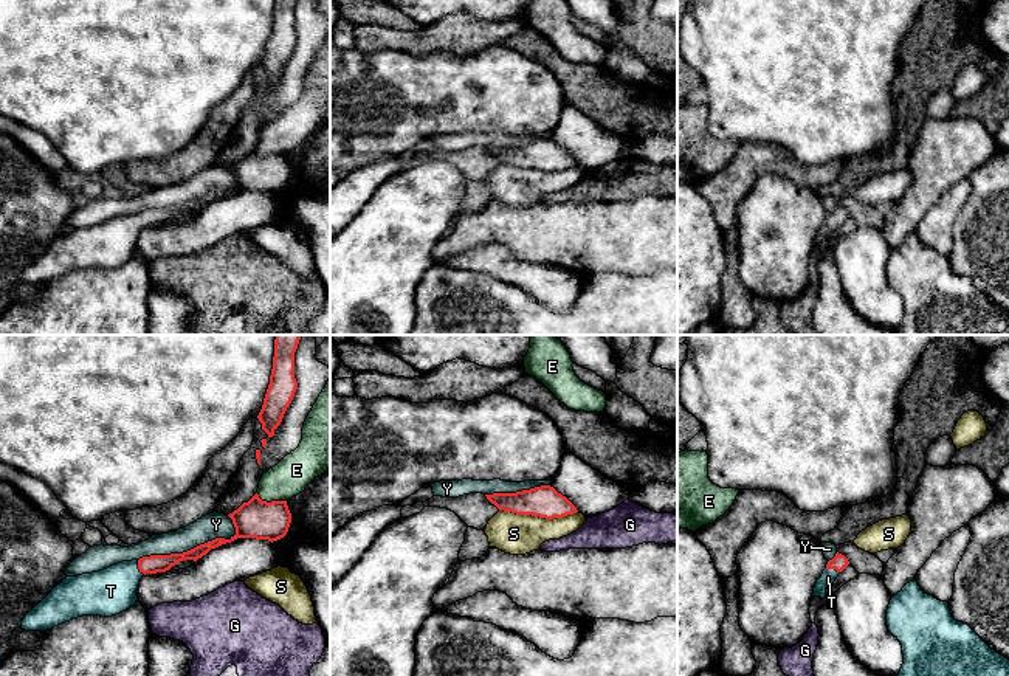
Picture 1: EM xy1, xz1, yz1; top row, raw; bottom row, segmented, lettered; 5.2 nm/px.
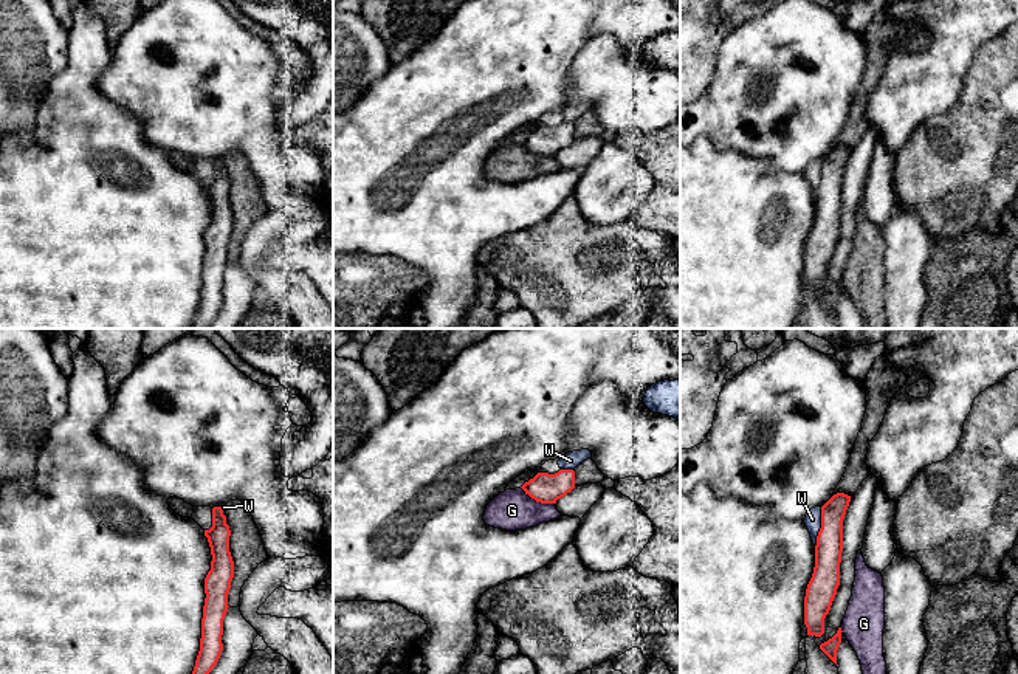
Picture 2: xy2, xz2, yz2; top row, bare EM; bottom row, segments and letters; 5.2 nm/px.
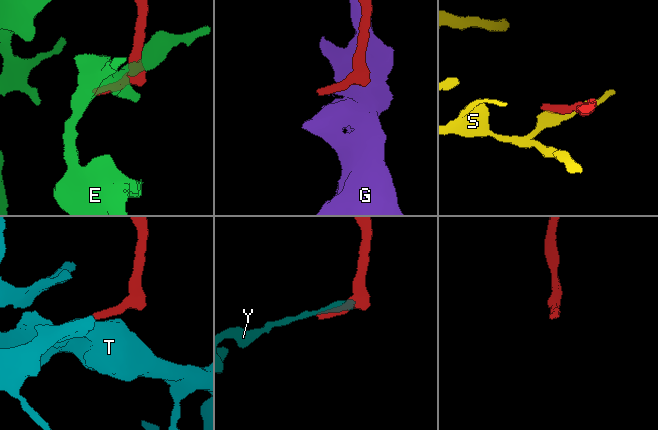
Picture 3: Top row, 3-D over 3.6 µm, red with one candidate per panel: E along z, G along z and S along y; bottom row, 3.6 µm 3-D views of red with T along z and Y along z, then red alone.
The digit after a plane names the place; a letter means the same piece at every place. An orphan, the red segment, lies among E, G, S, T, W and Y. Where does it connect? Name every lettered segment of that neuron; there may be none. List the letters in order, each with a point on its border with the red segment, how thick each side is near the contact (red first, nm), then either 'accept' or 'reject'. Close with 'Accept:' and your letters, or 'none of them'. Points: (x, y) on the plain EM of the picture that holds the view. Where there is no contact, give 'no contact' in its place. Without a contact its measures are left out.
E: xy1 (272, 154) | 200/190 nm | reject
G: xz2 (538, 154) | 160/220 nm | reject
S: xz1 (538, 168) | 170/220 nm | reject
T: xy1 (138, 220) | 100/240 nm | accept
W: yz2 (821, 180) | 140/90 nm | reject
Y: xy1 (191, 202) | 100/130 nm | reject
Accept: T

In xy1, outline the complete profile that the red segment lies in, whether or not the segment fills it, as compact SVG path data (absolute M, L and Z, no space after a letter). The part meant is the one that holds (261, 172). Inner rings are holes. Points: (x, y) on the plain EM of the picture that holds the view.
M257 146L228 169L236 180L229 192L215 191L183 206L143 209L64 231L23 270L22 282L46 284L82 268L116 268L136 256L136 242L146 226L166 225L183 212L197 214L211 202L237 191L277 194L287 188L291 175L287 153L267 155Z

